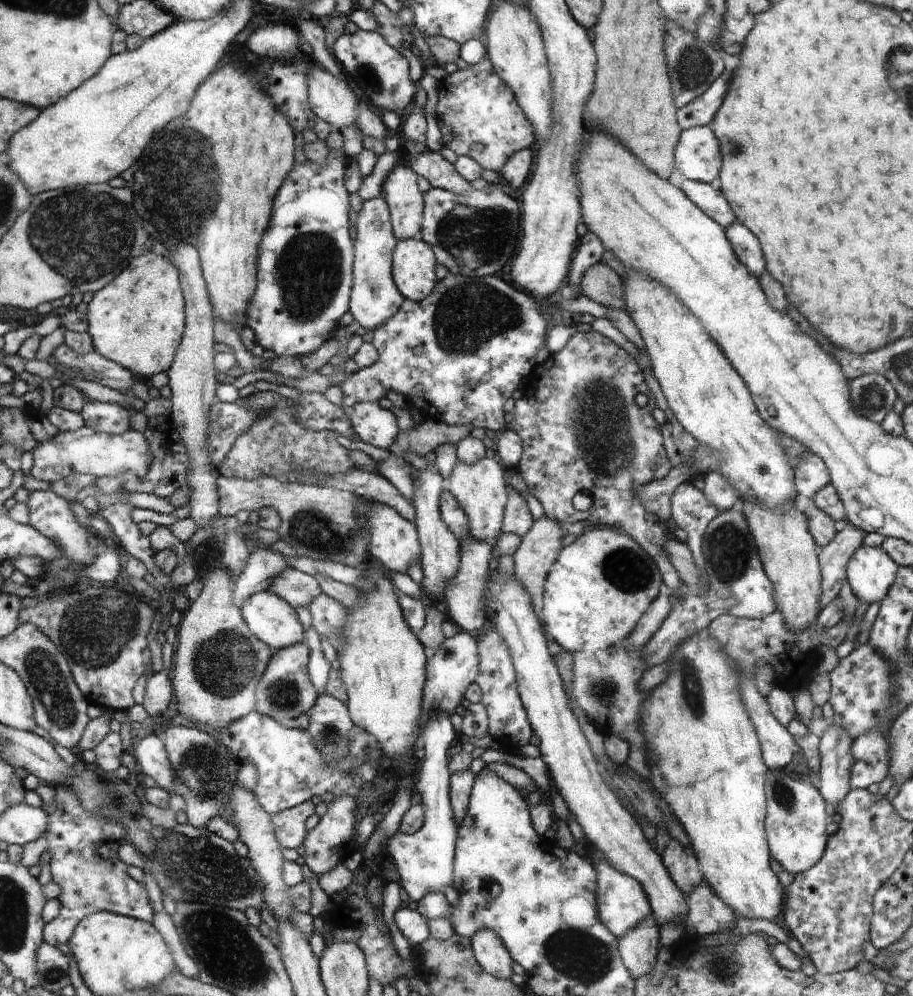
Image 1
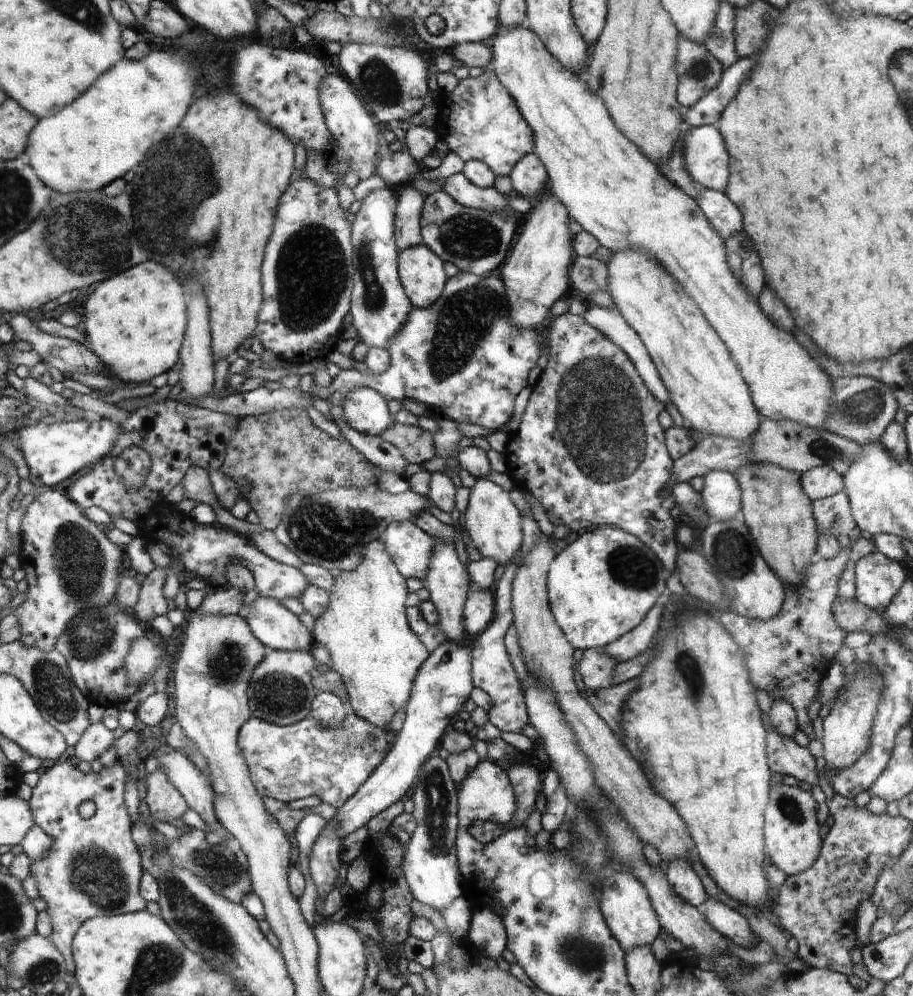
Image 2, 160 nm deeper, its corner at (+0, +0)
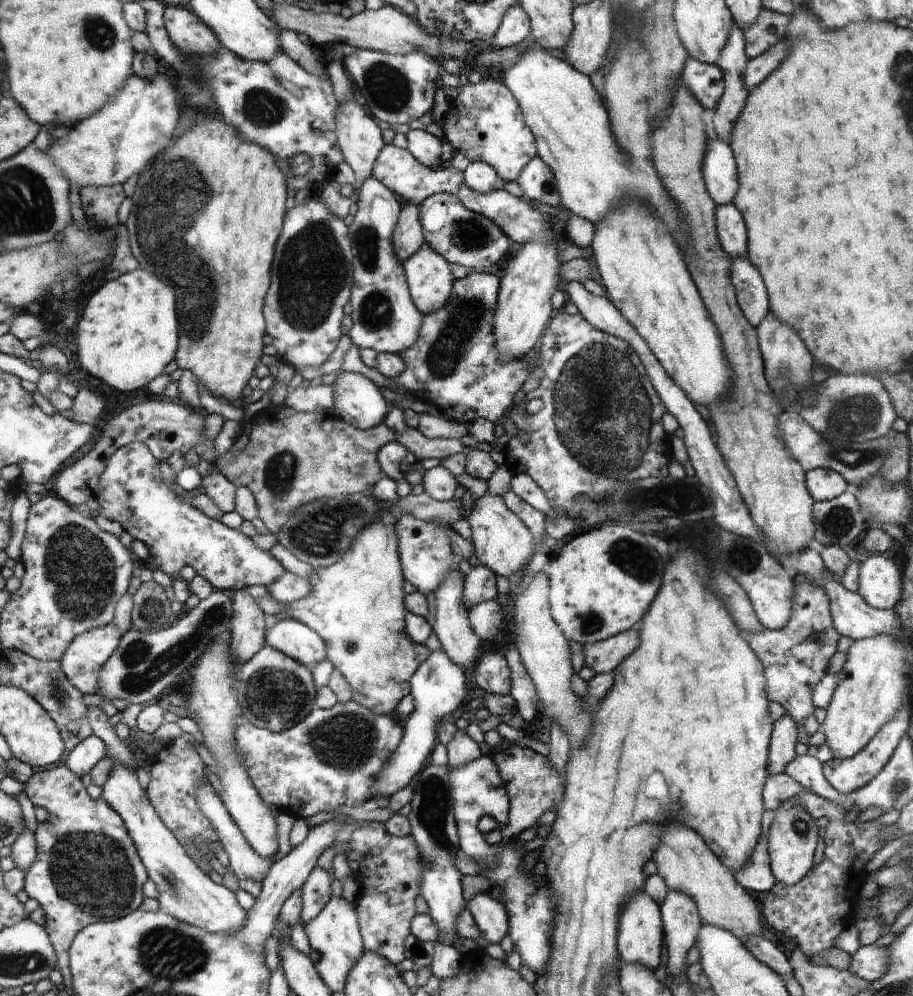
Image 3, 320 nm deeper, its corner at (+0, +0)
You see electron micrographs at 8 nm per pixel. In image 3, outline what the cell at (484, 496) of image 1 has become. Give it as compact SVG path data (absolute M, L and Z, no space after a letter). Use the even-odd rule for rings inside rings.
M486 494L478 499L467 518L472 531L474 556L495 575L509 577L522 571L530 562L534 546L533 534L506 505L503 496Z

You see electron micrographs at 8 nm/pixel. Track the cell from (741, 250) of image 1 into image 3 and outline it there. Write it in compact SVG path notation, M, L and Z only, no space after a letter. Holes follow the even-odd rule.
M747 257L732 259L732 281L737 293L737 301L741 311L754 327L768 317L769 298L764 288L764 282L758 274L758 269Z

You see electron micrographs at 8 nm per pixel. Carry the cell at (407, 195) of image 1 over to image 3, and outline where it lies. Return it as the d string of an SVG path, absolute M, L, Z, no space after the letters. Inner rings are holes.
M402 202L400 220L397 222L393 242L397 257L406 262L418 249L426 245L425 231L421 225L420 207L414 203Z

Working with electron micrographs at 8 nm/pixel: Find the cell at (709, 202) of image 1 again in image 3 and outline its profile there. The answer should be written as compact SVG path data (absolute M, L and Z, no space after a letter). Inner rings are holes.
M732 203L718 205L716 217L717 234L727 254L732 259L746 257L749 252L748 227L741 211Z

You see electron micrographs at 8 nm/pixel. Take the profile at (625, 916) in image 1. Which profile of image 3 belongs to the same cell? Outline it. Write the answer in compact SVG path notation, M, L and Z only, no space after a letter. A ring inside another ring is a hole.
M640 891L633 896L633 901L626 905L625 913L621 914L620 933L617 946L620 949L621 961L632 964L641 964L651 971L660 966L664 937L664 919L661 917L661 907L648 894Z

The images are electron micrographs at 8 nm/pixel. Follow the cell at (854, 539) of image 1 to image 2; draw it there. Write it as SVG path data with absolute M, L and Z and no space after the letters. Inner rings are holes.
M851 547L841 549L834 558L819 556L806 572L807 577L802 585L798 588L786 587L784 607L776 617L764 622L763 620L745 618L730 610L717 616L718 622L726 628L738 646L745 651L753 686L757 688L758 692L764 691L773 701L782 699L788 702L796 711L799 730L804 732L810 740L815 738L815 733L812 726L813 720L808 716L809 706L816 700L824 674L834 662L840 648L845 645L844 640L848 636L848 632L836 622L832 606L834 606L834 600L837 597L840 578L850 562Z

